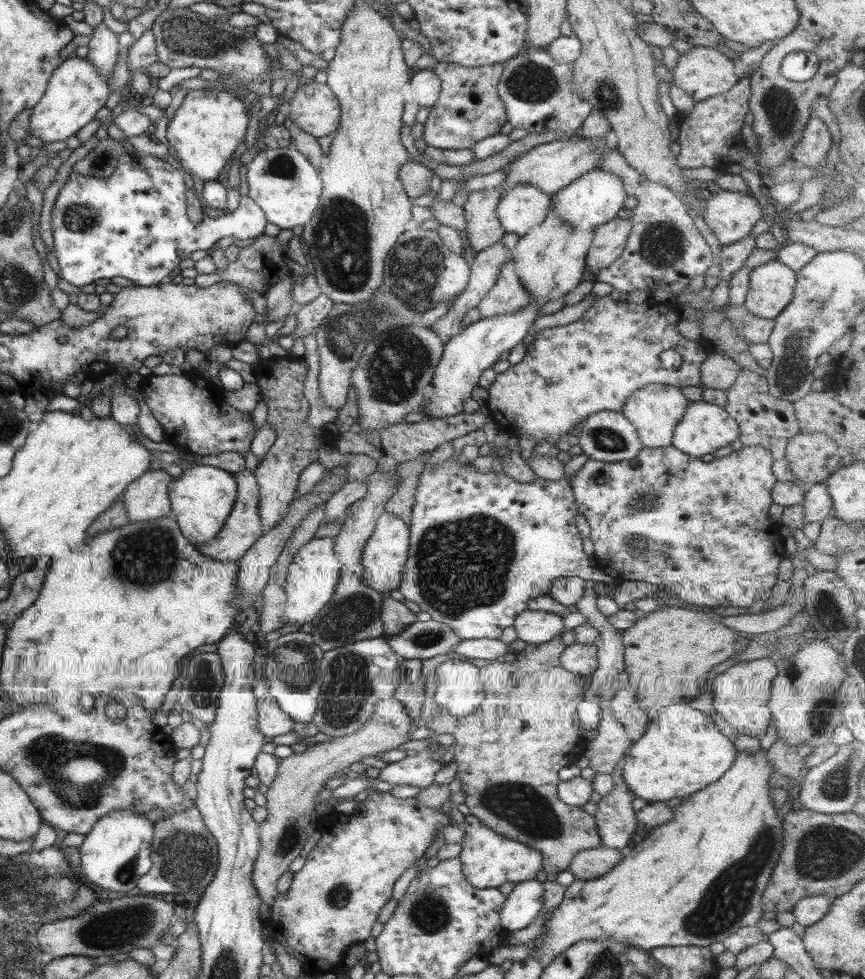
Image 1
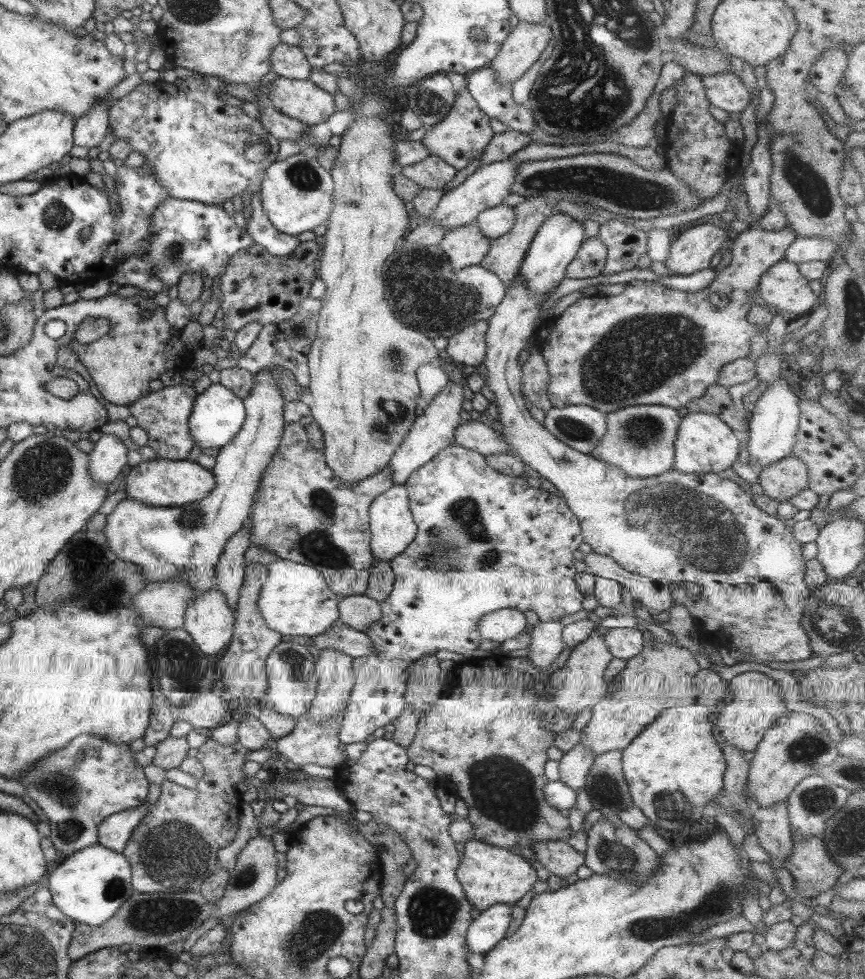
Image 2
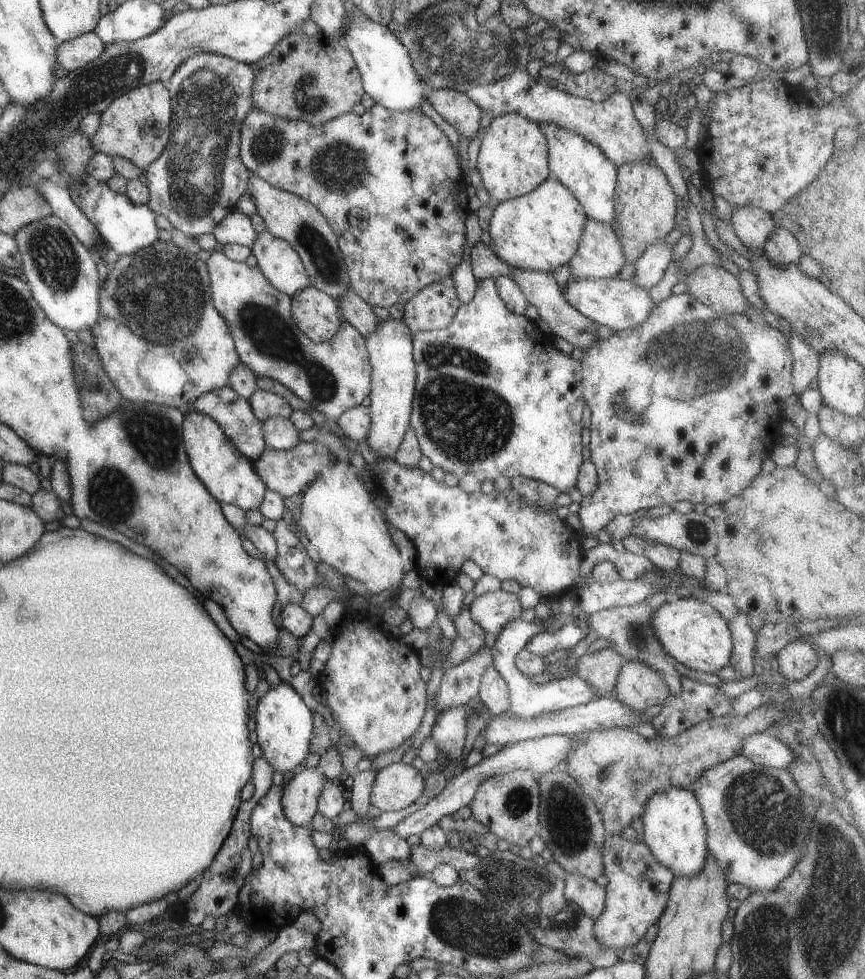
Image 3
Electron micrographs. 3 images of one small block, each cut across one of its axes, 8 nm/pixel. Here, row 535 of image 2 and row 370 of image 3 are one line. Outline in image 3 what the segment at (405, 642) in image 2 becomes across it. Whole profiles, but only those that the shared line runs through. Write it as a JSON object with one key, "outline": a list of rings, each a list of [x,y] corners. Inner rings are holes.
{"outline":[[[486,278],[483,280],[478,280],[476,282],[476,289],[474,292],[475,296],[471,298],[471,301],[466,302],[465,304],[460,303],[457,312],[453,315],[451,322],[445,326],[445,328],[440,329],[433,329],[428,331],[419,331],[411,334],[411,344],[413,347],[412,355],[413,355],[413,362],[415,363],[415,378],[414,378],[414,391],[412,400],[410,402],[410,416],[409,416],[409,427],[413,429],[415,433],[420,451],[421,456],[425,456],[425,458],[429,458],[429,462],[431,462],[431,466],[435,466],[440,468],[442,472],[449,473],[456,478],[461,478],[464,474],[471,473],[477,480],[481,483],[485,480],[493,482],[495,478],[499,476],[505,476],[507,478],[516,477],[516,476],[523,476],[525,478],[531,478],[531,480],[537,480],[541,482],[545,482],[545,484],[549,484],[549,486],[553,486],[557,492],[565,492],[567,493],[568,490],[574,487],[575,478],[577,478],[577,472],[579,470],[579,466],[582,462],[581,458],[581,410],[583,410],[584,400],[583,400],[583,390],[581,390],[581,377],[582,377],[582,370],[580,361],[571,357],[571,355],[564,354],[563,352],[559,351],[555,348],[554,345],[554,337],[553,335],[546,335],[545,333],[541,333],[539,329],[536,328],[536,325],[533,320],[529,320],[525,318],[523,315],[517,315],[513,312],[507,310],[507,306],[503,303],[503,300],[499,297],[497,293],[497,286],[495,286],[495,279],[494,278]]]}

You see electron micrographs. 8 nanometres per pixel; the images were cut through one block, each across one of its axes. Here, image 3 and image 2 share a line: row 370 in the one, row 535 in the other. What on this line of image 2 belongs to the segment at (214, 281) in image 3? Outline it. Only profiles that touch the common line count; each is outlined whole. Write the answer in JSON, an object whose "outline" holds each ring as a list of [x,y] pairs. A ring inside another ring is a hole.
{"outline":[[[285,423],[276,454],[262,474],[255,493],[257,499],[250,510],[250,545],[270,550],[276,558],[312,566],[324,576],[329,590],[339,598],[363,595],[375,561],[369,546],[368,508],[378,494],[393,485],[391,475],[391,467],[385,467],[354,485],[344,485],[327,466],[321,451],[308,443],[305,428],[299,423]]]}

